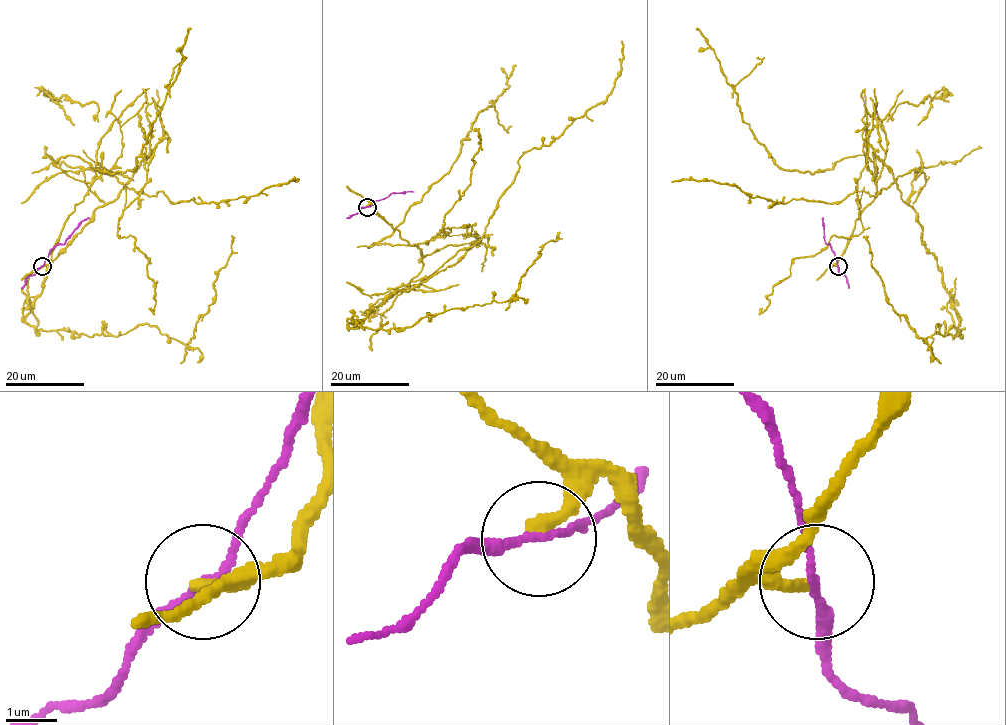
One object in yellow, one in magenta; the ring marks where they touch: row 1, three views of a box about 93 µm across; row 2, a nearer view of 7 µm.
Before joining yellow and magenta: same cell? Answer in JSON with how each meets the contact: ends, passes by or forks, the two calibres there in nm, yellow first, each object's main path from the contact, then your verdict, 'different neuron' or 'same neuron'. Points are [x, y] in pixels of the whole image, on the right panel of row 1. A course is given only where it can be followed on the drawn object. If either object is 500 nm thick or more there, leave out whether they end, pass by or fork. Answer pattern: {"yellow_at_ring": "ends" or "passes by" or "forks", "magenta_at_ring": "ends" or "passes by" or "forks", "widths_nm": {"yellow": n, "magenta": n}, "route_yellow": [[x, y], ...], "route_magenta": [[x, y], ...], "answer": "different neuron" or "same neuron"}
{"yellow_at_ring": "ends", "magenta_at_ring": "passes by", "widths_nm": {"yellow": 280, "magenta": 140}, "route_yellow": [[838, 265], [876, 195], [865, 113], [866, 154], [915, 210], [959, 333], [918, 336], [862, 237]], "route_magenta": [[838, 265], [835, 252], [824, 239], [823, 217]], "answer": "different neuron"}

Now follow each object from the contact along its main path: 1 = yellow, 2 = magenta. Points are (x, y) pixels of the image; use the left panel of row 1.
1: (41, 265), (137, 113), (153, 154), (58, 254), (25, 321), (90, 336), (149, 323), (186, 345), (235, 237)
2: (41, 265), (48, 252), (63, 244), (89, 217)

